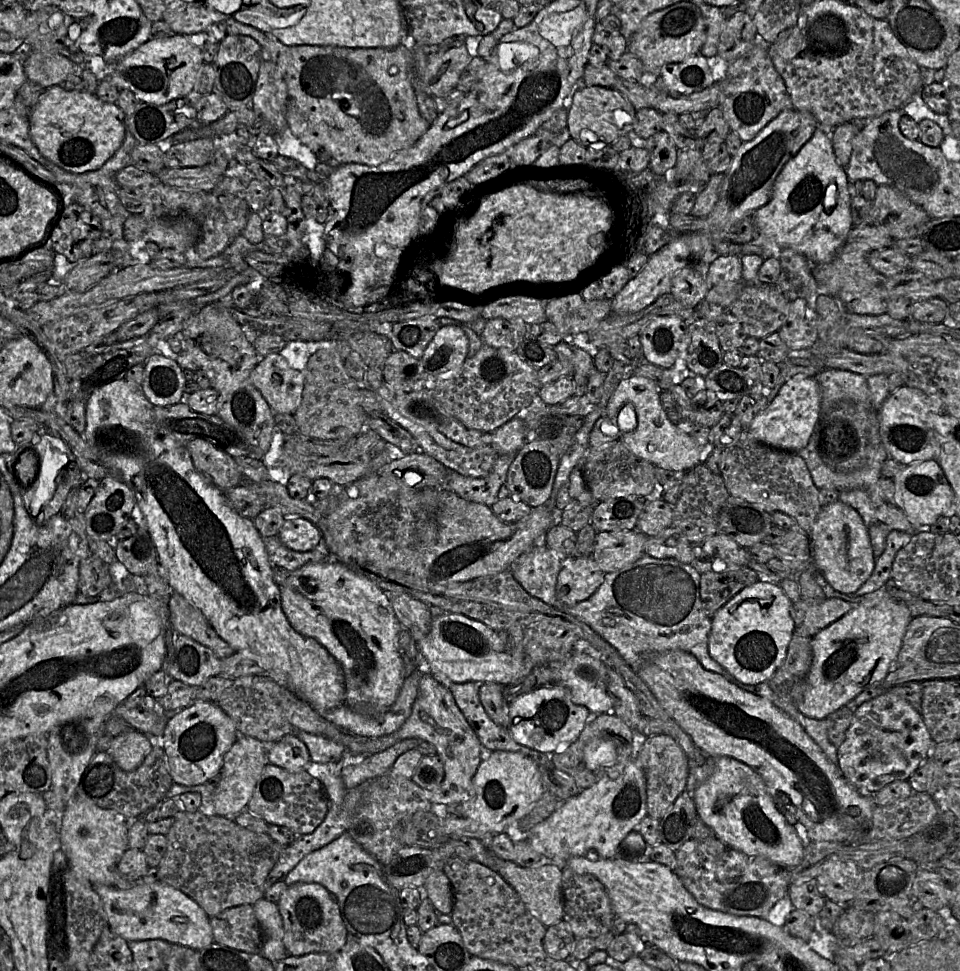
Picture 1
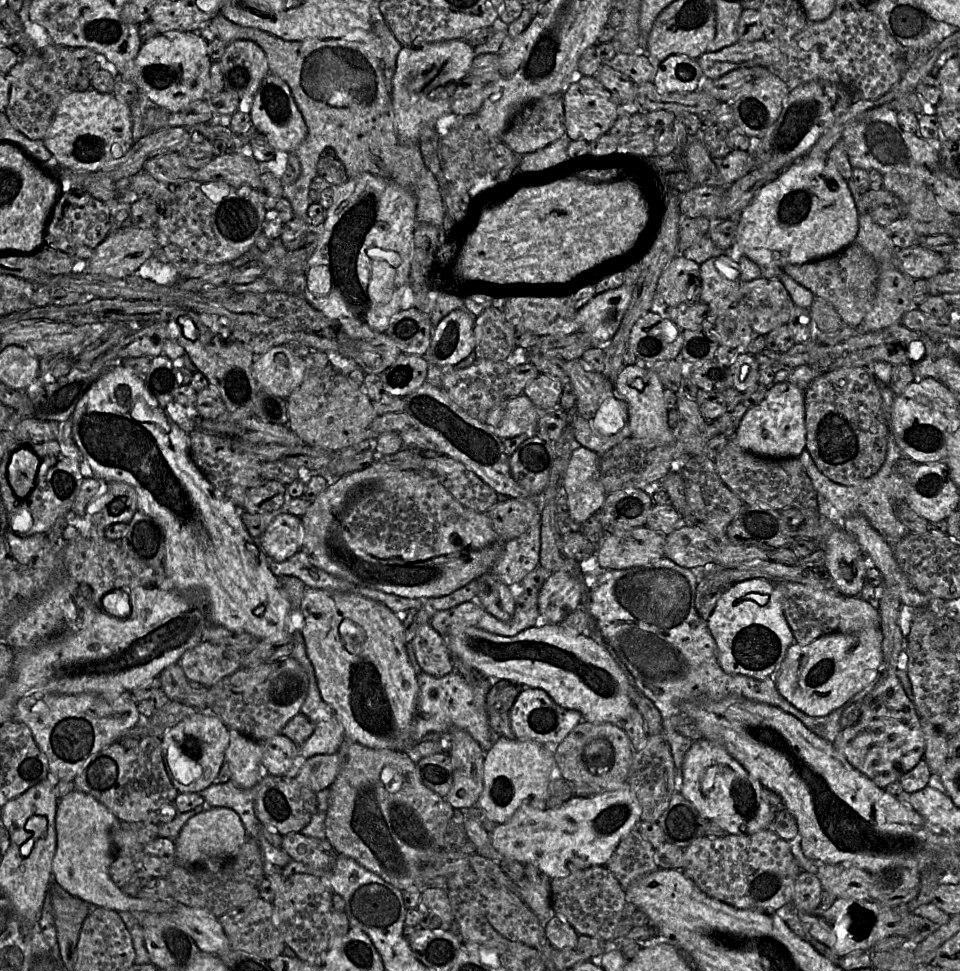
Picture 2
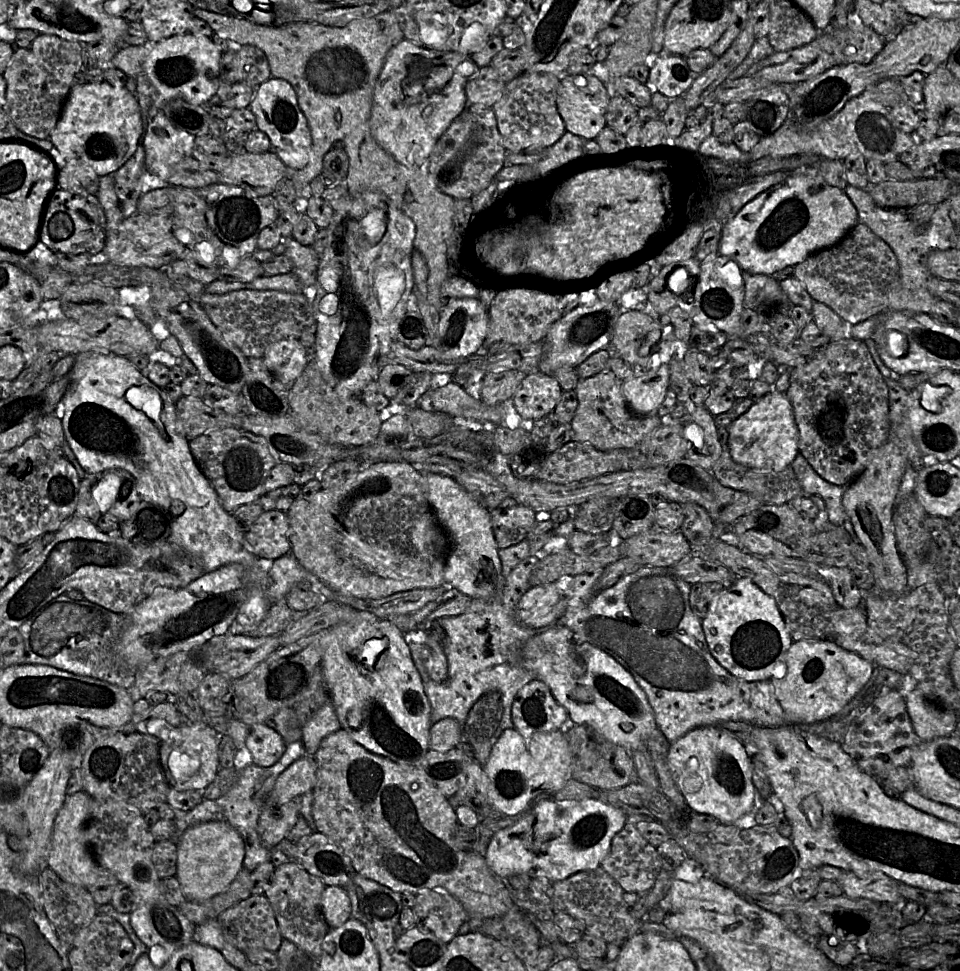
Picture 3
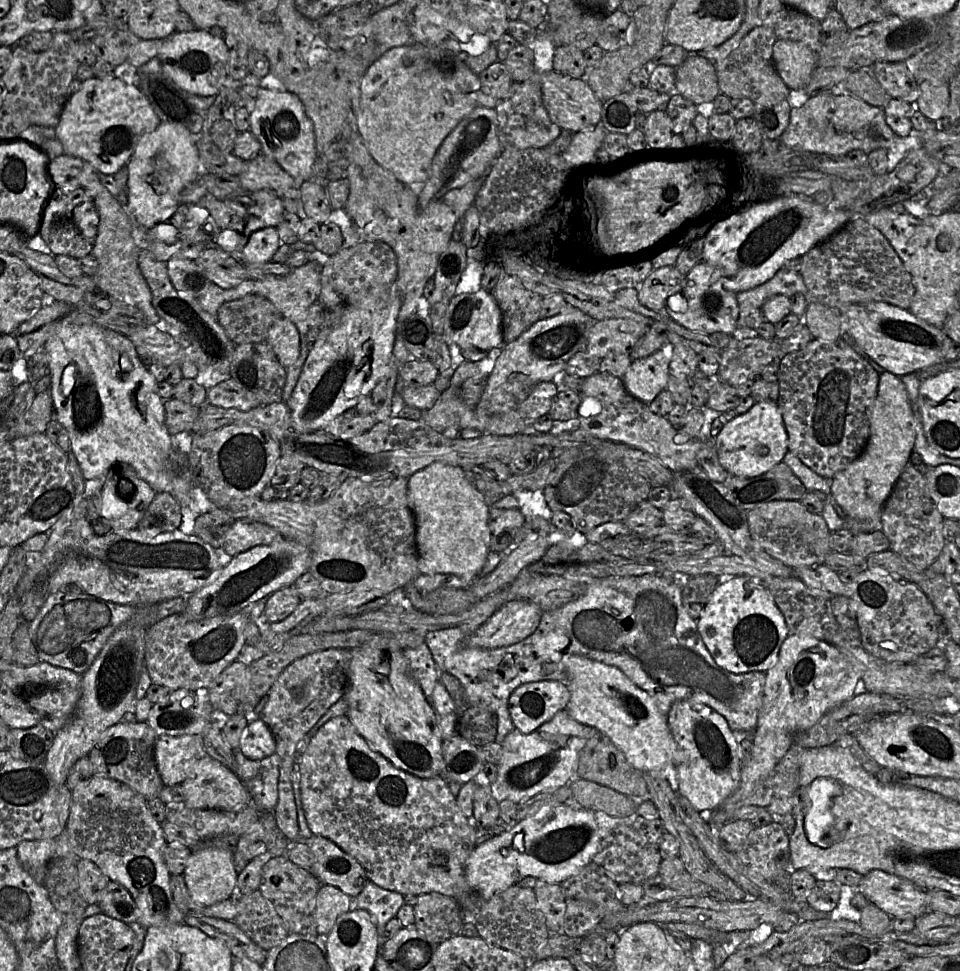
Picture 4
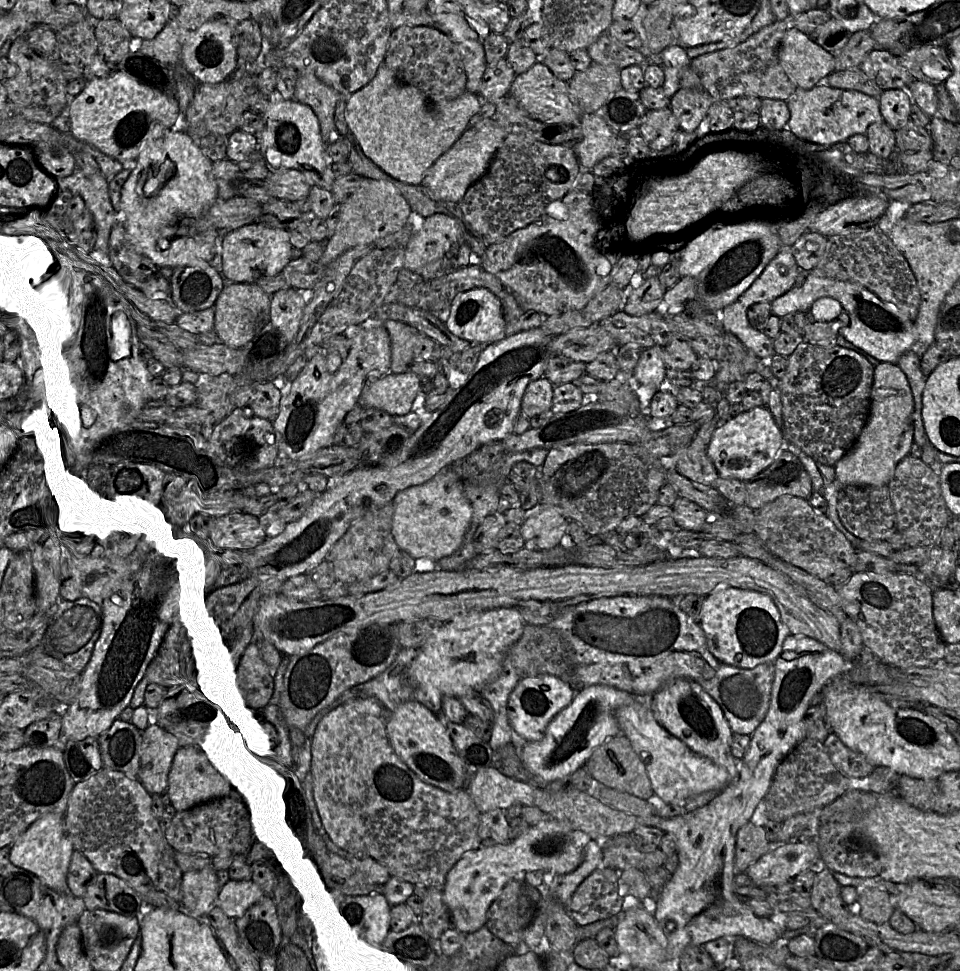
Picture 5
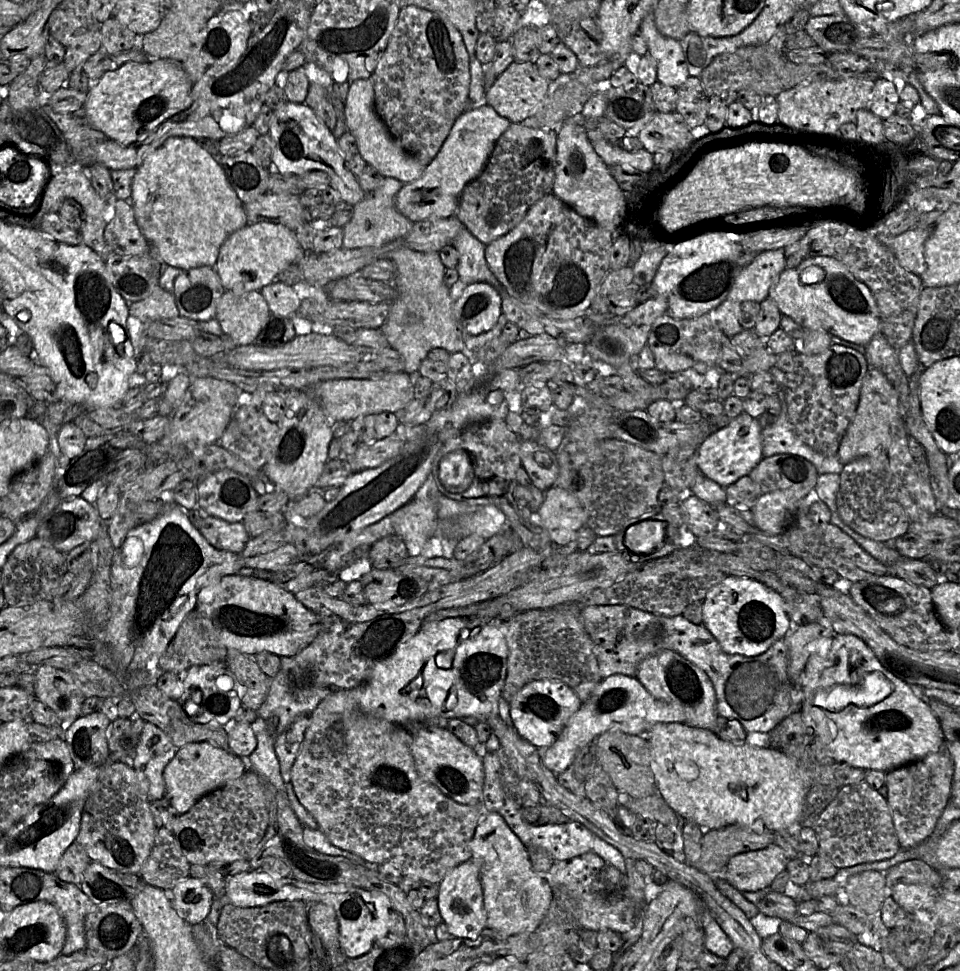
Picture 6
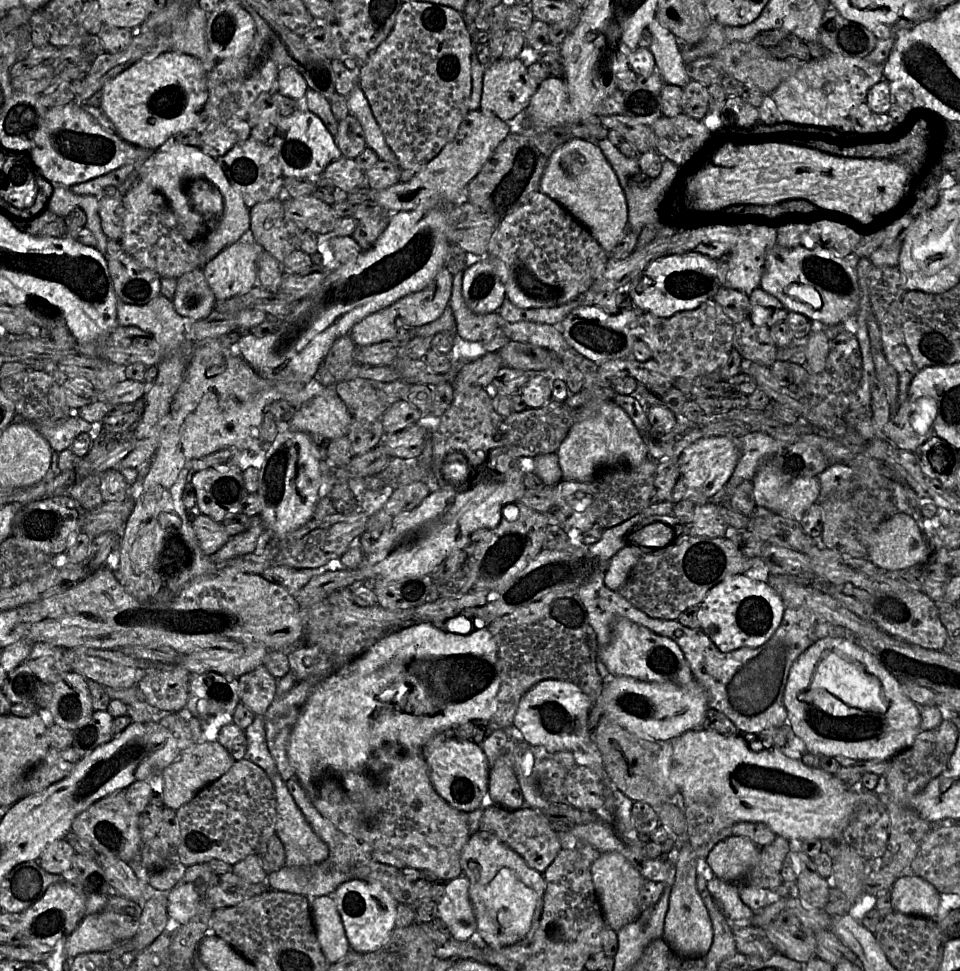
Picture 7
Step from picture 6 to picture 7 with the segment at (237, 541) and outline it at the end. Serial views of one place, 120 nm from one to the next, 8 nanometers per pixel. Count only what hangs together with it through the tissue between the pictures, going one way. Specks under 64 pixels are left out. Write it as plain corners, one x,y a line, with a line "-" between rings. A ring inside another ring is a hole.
204,514
194,516
191,524
201,550
208,556
216,553
230,539
221,523

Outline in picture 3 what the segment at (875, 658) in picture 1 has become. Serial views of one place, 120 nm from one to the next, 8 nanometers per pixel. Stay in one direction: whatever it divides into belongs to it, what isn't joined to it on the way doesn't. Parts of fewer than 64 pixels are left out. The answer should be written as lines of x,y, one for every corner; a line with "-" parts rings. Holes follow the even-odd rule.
796,641
785,654
783,669
770,682
787,722
812,724
839,713
873,678
874,670
874,664
832,642

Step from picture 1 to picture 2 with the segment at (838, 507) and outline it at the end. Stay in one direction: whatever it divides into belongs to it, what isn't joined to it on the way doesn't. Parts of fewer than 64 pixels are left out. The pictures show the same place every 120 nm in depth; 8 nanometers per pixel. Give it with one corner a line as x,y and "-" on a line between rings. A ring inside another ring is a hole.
842,527
826,539
826,562
837,590
847,597
858,597
865,585
869,560
858,543

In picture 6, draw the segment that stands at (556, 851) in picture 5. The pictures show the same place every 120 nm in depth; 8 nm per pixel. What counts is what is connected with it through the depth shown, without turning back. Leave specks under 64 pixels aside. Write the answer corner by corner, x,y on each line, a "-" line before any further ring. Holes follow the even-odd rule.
470,859
452,869
439,884
438,908
443,922
455,938
476,939
487,928
480,865

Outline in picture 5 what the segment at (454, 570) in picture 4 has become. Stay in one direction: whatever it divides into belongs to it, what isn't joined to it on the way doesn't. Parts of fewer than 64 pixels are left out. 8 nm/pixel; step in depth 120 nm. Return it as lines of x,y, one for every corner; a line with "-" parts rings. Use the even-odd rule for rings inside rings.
442,470
429,481
408,487
393,500
392,531
399,549
421,560
439,561
462,545
472,517
472,507
465,495
459,473

